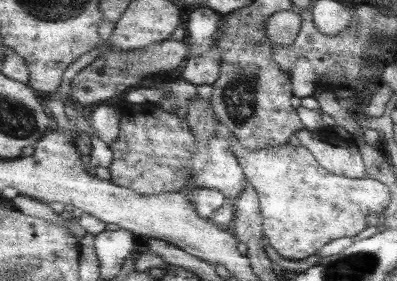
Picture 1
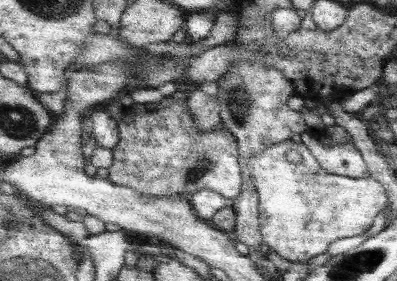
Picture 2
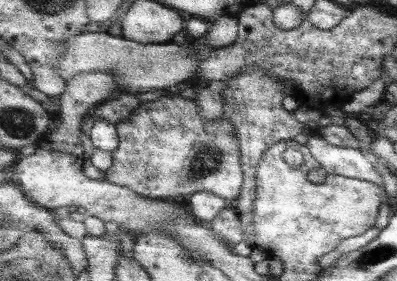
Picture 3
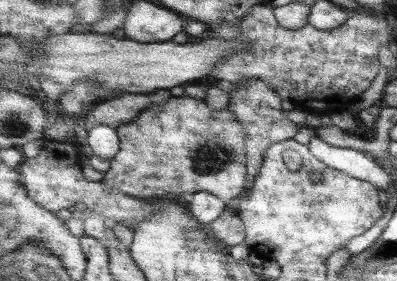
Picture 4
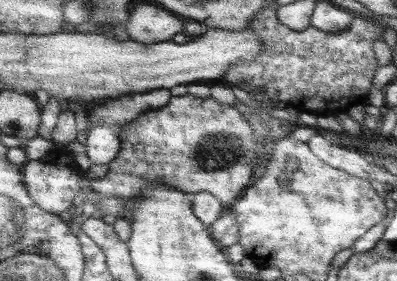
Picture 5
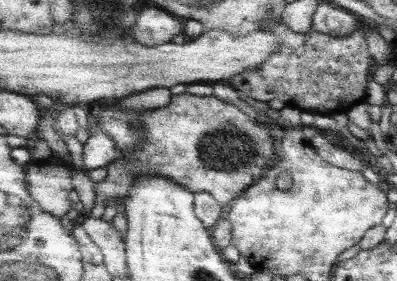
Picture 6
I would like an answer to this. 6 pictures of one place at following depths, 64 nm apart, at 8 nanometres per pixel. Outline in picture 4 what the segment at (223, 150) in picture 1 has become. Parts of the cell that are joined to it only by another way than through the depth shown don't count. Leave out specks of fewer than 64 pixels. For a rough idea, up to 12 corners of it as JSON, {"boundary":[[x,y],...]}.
{"boundary":[[175,96],[117,128],[103,186],[139,200],[247,184],[235,116]]}

